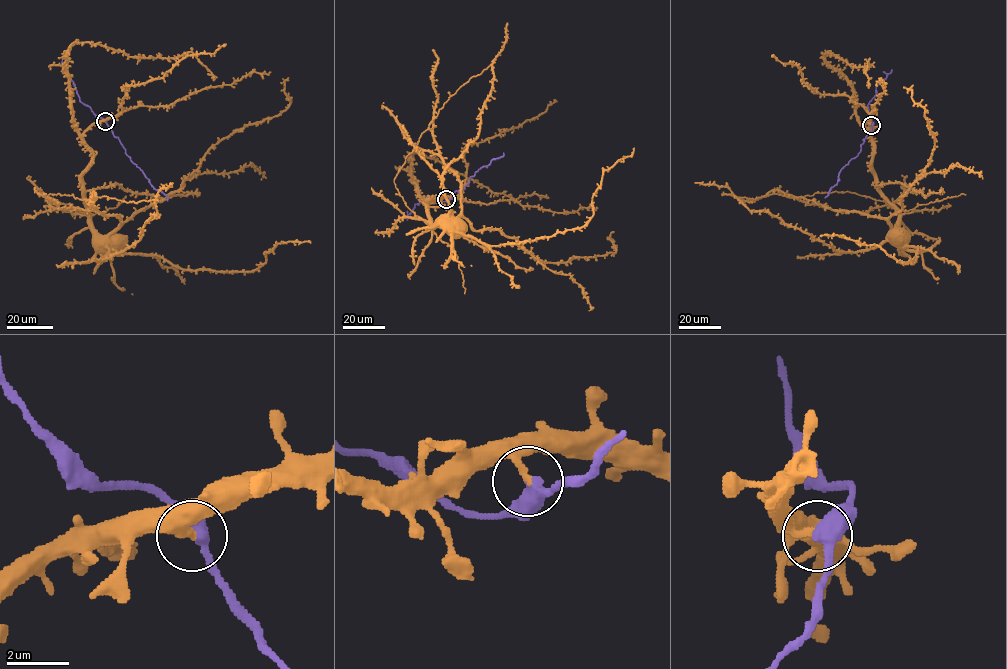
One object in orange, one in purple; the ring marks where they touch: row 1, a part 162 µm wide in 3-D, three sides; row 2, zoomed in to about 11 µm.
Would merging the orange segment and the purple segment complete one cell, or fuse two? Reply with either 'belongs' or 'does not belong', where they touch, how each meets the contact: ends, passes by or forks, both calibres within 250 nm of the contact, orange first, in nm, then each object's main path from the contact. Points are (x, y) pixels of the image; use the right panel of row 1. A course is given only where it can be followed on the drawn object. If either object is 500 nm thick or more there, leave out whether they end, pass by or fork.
does not belong; at (871, 125); orange ends there; purple passes by; 240 nm thick on the orange side, 440 nm on the other; orange runs (871, 125), (872, 170), (878, 192), (898, 214), (895, 235); purple runs (871, 125), (871, 131), (863, 139), (861, 150), (841, 169), (837, 183), (824, 197)

